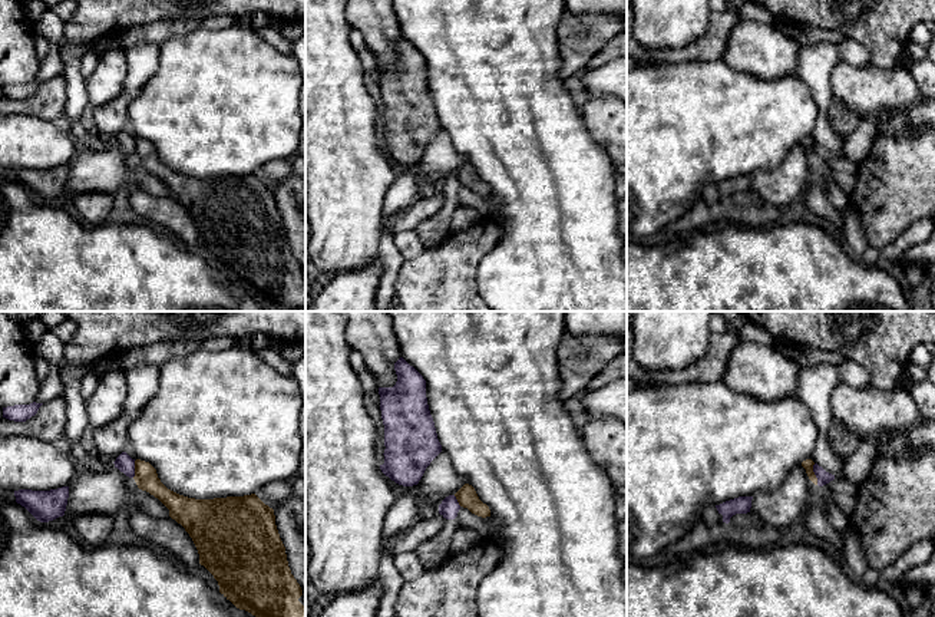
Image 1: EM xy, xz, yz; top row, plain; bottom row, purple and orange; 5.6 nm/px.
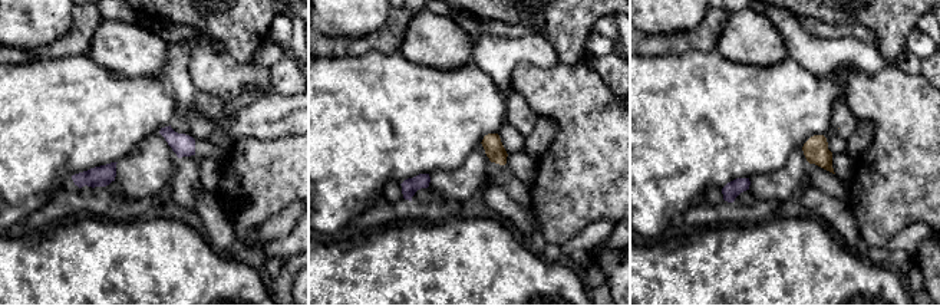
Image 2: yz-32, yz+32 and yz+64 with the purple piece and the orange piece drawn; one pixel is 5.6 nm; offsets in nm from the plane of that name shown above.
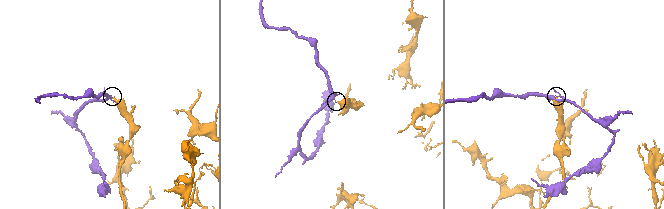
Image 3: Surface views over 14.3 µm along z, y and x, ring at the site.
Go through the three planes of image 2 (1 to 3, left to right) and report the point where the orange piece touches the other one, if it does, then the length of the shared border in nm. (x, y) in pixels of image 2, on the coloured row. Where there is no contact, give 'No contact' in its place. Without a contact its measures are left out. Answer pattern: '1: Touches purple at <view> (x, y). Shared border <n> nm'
1: No contact
2: No contact
3: No contact

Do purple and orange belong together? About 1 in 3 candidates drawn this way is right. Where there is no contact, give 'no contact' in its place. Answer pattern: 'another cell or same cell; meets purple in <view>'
another cell; meets purple in yz

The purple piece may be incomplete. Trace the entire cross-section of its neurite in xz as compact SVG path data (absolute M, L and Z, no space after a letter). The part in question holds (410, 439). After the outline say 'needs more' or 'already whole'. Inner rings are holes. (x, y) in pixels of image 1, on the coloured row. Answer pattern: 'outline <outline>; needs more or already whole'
outline M403 357L394 363L397 382L393 387L379 387L384 425L384 463L381 472L403 486L417 485L426 468L442 452L426 397L426 380Z; already whole

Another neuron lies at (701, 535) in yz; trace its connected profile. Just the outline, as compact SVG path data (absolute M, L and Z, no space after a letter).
M700 518L690 531L687 531L680 540L673 541L668 548L674 554L691 557L703 548L717 547L727 542L730 537L731 528L728 524L708 525Z

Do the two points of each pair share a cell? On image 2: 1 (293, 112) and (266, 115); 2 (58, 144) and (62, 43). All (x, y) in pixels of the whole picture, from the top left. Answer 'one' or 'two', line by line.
1: one
2: two

